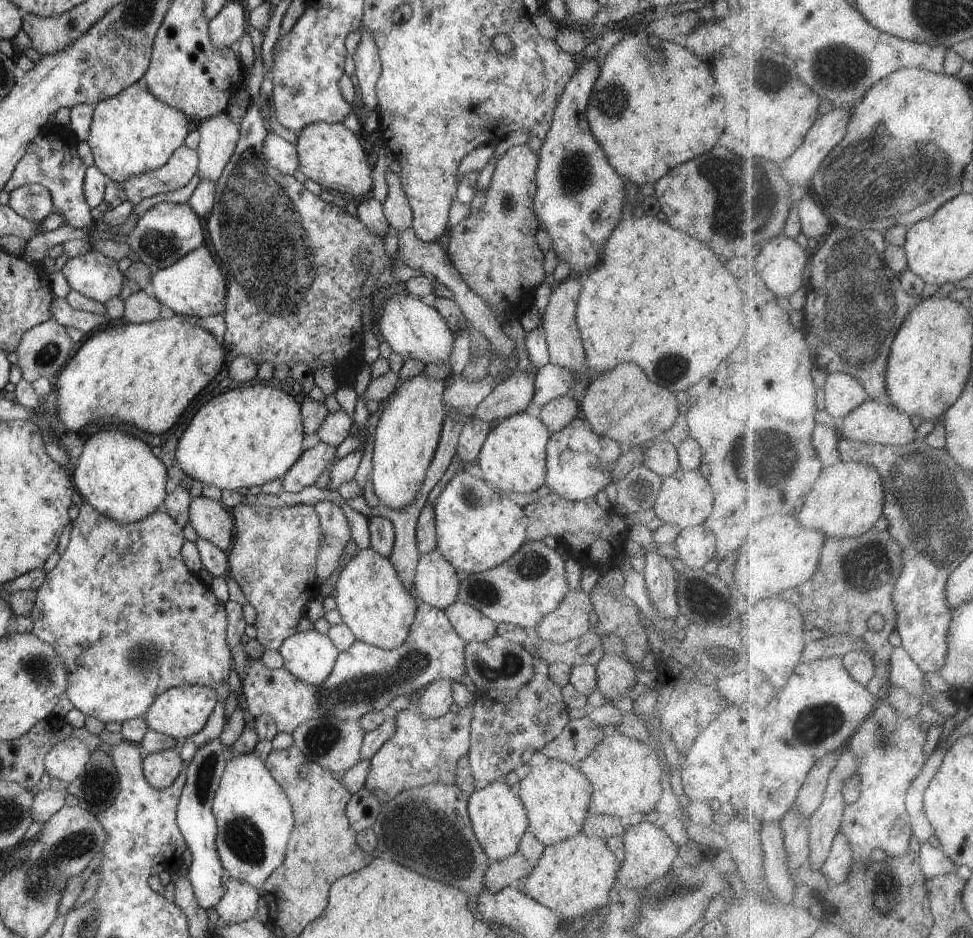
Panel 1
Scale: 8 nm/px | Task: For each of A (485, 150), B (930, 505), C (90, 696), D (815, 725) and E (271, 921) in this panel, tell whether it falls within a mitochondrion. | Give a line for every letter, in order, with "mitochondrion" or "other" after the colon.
A: other
B: mitochondrion
C: other
D: mitochondrion
E: other

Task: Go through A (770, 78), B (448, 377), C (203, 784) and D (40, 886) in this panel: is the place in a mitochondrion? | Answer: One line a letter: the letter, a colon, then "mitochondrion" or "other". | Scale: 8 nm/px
A: mitochondrion
B: other
C: mitochondrion
D: mitochondrion

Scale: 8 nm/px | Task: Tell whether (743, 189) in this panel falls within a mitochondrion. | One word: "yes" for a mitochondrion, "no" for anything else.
yes

